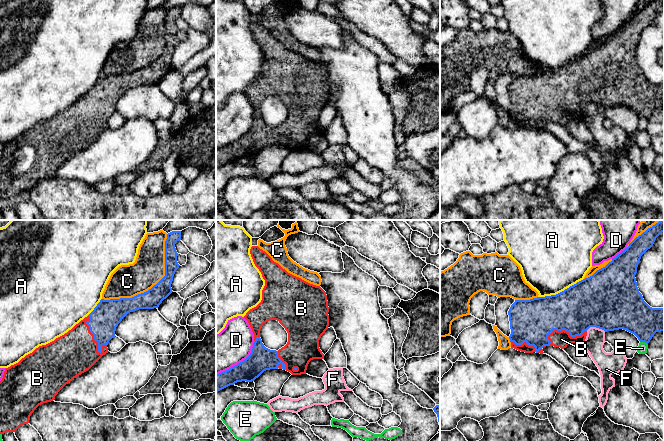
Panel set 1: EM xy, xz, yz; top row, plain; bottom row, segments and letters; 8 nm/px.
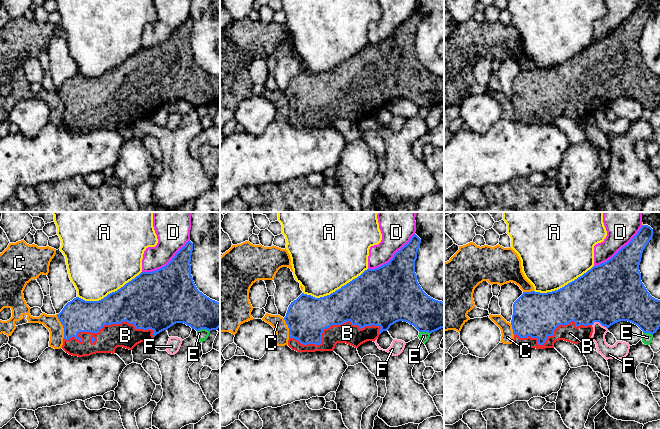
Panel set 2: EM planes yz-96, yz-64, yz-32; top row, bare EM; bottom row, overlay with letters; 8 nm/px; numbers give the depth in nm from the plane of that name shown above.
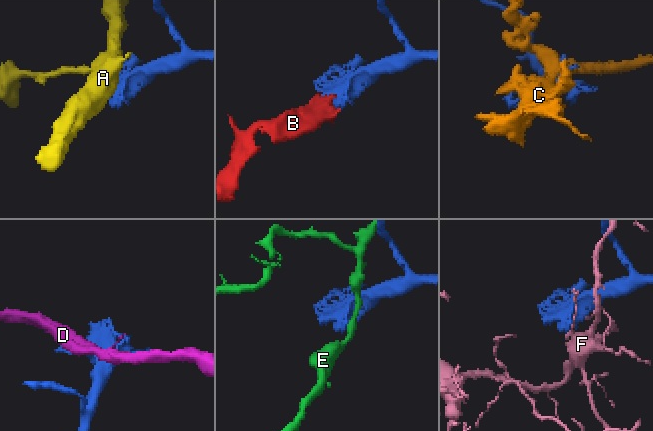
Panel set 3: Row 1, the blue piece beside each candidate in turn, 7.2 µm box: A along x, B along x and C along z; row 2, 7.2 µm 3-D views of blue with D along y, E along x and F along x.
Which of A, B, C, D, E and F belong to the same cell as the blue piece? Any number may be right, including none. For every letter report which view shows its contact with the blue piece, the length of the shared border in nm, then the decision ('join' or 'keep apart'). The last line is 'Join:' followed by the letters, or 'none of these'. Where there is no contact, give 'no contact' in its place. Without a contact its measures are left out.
A: meets blue in yz; contact 400 nm long; keep apart
B: meets blue in yz; contact 320 nm long; join
C: meets blue in xy; contact 750 nm long; keep apart
D: meets blue in xz; contact 400 nm long; keep apart
E: meets blue in yz; contact 70 nm long; keep apart
F: meets blue in yz; contact 160 nm long; keep apart
Join: B

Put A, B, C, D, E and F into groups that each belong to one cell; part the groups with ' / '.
A / B / C / D / E / F

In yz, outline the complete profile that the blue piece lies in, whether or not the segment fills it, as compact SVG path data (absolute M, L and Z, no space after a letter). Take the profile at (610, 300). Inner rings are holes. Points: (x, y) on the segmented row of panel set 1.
M664 220L636 237L605 267L556 295L515 300L508 311L511 348L543 354L542 348L546 346L564 349L569 343L584 345L590 327L605 332L623 329L648 344L656 332L664 331L664 308L652 308L644 301L635 275L641 256L653 246L662 232Z

